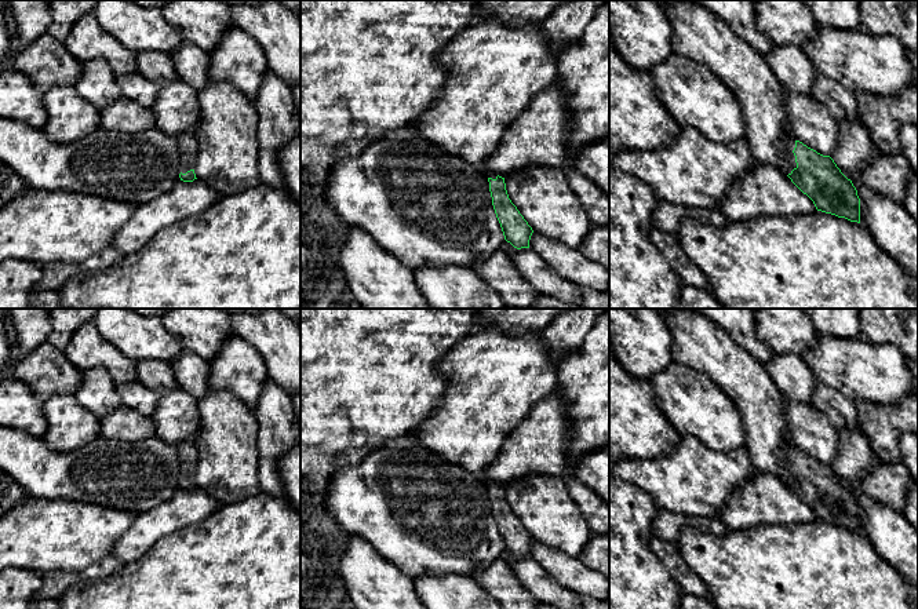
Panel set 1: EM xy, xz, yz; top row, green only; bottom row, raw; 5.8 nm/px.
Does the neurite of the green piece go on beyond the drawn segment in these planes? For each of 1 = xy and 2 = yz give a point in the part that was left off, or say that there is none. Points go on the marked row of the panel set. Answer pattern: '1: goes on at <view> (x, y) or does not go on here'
1: goes on at xy (188, 143)
2: goes on at yz (790, 141)

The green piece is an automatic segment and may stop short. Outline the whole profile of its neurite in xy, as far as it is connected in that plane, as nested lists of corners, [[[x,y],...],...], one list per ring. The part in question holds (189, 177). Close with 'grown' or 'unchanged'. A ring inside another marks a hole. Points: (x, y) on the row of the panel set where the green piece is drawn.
[[[182,134],[175,136],[181,153],[181,174],[183,182],[193,182],[196,178],[194,164],[197,160],[198,143],[194,134]]] | grown

